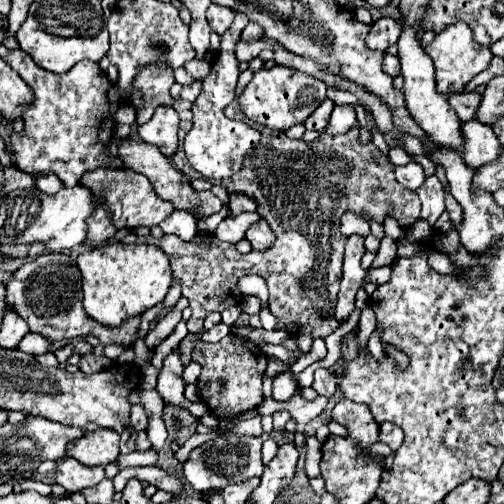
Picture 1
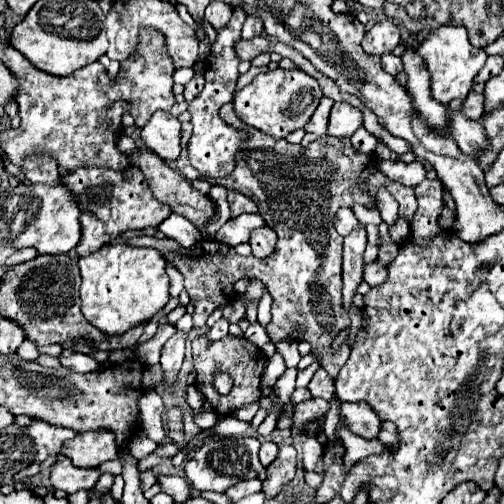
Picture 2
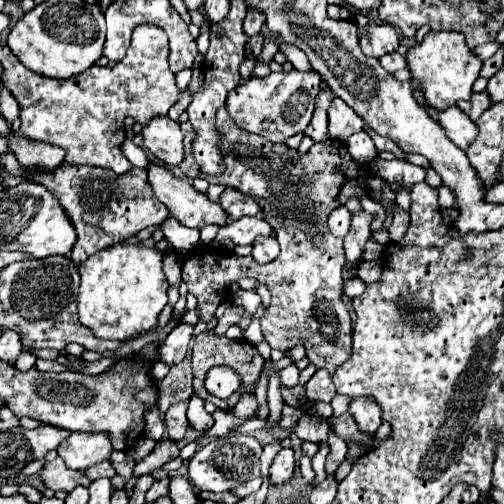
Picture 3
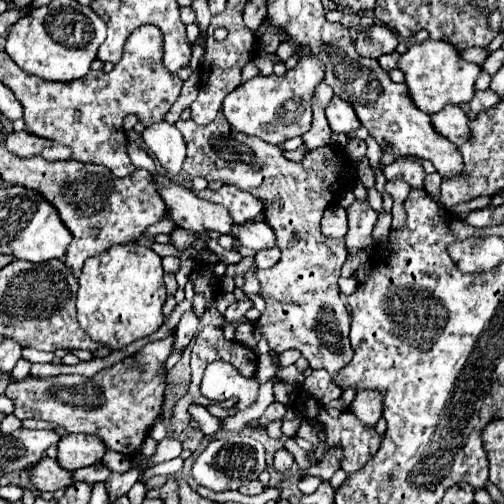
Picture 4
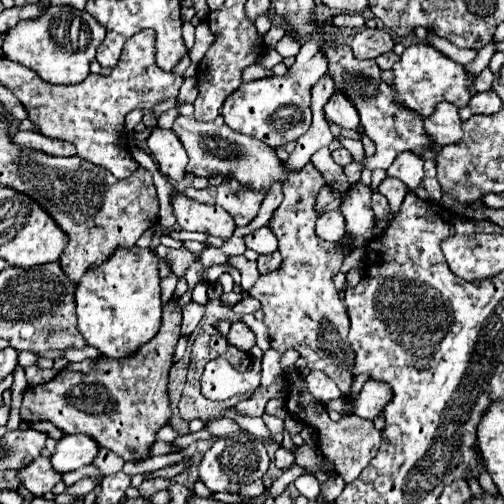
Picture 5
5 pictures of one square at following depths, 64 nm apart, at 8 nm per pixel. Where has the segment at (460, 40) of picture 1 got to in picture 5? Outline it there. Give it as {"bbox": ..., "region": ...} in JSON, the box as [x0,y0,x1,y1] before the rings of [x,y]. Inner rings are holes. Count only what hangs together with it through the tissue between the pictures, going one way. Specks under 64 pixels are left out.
{"bbox":[392,42,474,118],"region":[[[424,42],[406,48],[402,52],[400,60],[394,64],[392,72],[394,72],[392,88],[396,90],[396,94],[394,94],[396,104],[420,114],[422,118],[430,116],[434,112],[436,104],[440,104],[442,100],[456,104],[456,108],[462,108],[470,102],[470,98],[474,94],[472,80],[468,78],[464,66],[448,60],[444,54],[440,54],[438,50],[434,50],[432,46],[428,46]]]}

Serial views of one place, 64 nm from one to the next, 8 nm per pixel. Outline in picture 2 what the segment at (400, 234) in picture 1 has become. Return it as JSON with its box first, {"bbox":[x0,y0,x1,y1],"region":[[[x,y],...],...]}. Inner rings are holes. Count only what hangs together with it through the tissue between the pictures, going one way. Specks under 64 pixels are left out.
{"bbox":[377,187,398,229],"region":[[[384,187],[380,188],[377,200],[381,218],[390,229],[398,219],[398,203]]]}

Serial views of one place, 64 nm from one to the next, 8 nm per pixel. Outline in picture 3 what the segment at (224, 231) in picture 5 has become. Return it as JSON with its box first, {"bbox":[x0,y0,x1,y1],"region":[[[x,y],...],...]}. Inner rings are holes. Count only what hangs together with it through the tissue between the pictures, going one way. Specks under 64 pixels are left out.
{"bbox":[148,164,228,228],"region":[[[150,164],[148,168],[148,182],[154,190],[154,196],[166,204],[166,208],[170,210],[170,216],[176,218],[180,224],[188,226],[188,228],[204,228],[208,224],[216,224],[216,226],[226,226],[228,224],[228,214],[222,210],[220,204],[212,202],[206,194],[200,194],[188,180],[180,180],[176,176],[172,176],[170,170],[158,166],[158,164]]]}

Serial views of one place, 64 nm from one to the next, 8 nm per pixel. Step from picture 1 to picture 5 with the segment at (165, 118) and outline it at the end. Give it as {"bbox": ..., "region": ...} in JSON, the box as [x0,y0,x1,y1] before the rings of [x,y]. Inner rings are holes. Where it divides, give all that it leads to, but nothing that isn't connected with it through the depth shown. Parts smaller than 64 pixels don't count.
{"bbox":[148,128,188,182],"region":[[[154,128],[154,132],[148,138],[148,150],[166,178],[180,182],[186,176],[188,156],[172,130]]]}

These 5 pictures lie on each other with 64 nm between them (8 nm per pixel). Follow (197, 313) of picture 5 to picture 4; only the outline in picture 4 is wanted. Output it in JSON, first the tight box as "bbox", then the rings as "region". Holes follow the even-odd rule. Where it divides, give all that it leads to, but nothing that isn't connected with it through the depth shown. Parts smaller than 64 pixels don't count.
{"bbox":[172,310,200,350],"region":[[[194,310],[186,312],[186,314],[180,318],[180,324],[178,324],[178,328],[176,328],[176,342],[174,342],[174,346],[172,346],[174,350],[186,348],[186,346],[190,344],[192,336],[194,336],[194,332],[196,332],[196,328],[198,328],[198,322],[200,322],[200,318],[194,314]]]}

